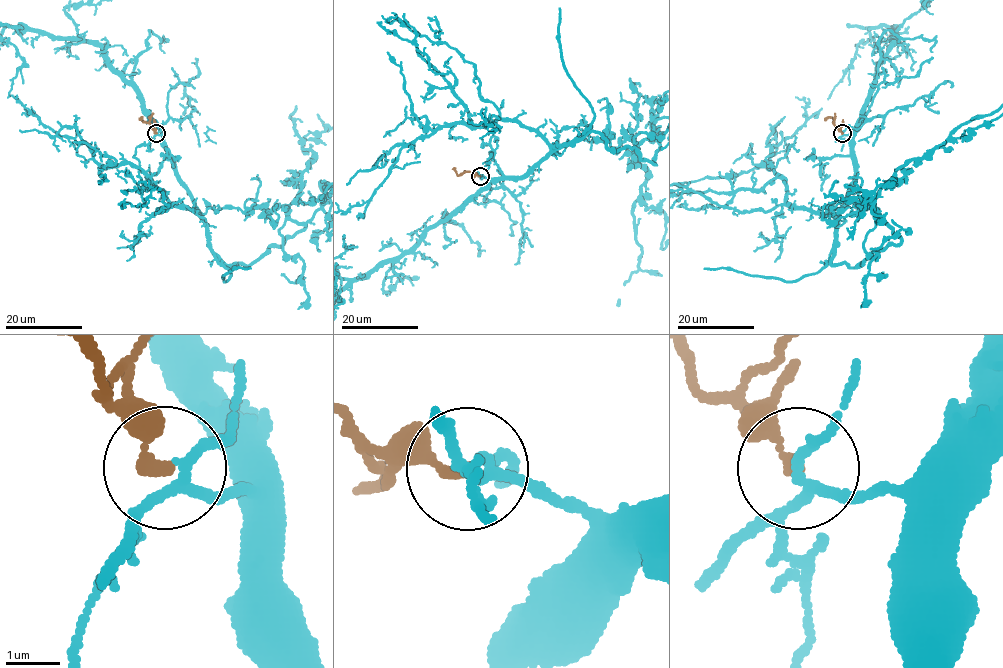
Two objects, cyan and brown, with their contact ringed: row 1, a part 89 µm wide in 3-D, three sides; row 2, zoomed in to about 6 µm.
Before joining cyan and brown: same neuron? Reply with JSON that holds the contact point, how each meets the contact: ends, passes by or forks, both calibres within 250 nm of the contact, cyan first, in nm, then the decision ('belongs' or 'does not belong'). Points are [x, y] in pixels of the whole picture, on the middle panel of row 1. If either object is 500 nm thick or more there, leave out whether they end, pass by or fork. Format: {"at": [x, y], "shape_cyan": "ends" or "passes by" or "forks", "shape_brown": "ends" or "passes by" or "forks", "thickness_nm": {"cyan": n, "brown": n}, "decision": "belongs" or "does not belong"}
{"at": [480, 176], "shape_cyan": "forks", "shape_brown": "ends", "thickness_nm": {"cyan": 150, "brown": 200}, "decision": "belongs"}

